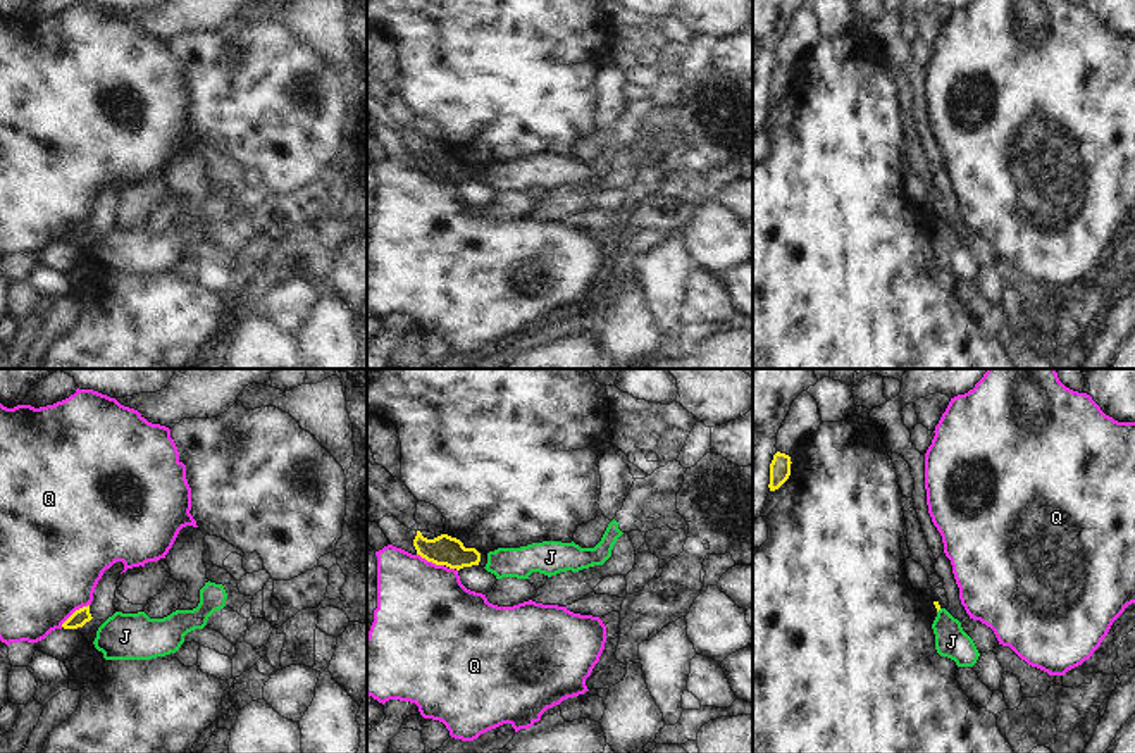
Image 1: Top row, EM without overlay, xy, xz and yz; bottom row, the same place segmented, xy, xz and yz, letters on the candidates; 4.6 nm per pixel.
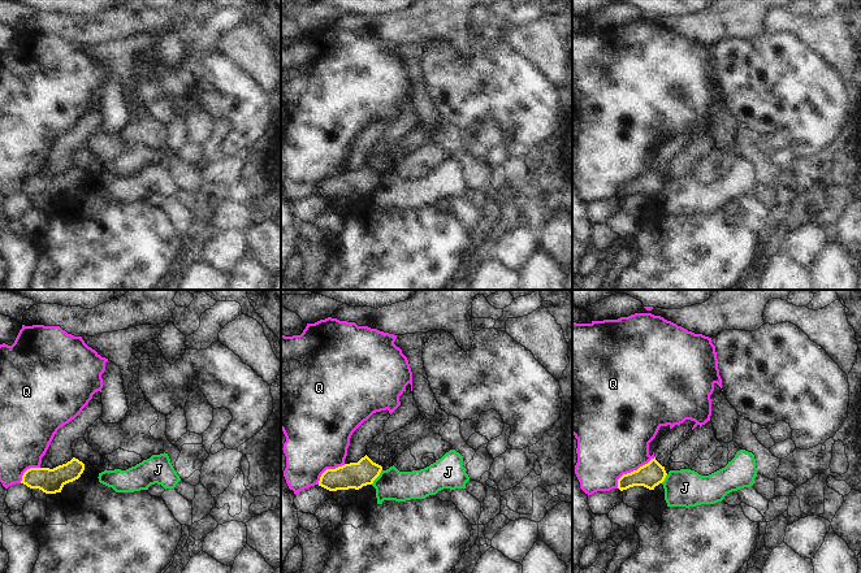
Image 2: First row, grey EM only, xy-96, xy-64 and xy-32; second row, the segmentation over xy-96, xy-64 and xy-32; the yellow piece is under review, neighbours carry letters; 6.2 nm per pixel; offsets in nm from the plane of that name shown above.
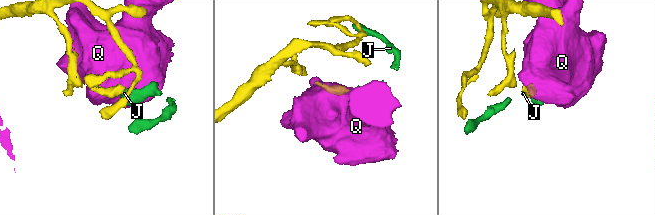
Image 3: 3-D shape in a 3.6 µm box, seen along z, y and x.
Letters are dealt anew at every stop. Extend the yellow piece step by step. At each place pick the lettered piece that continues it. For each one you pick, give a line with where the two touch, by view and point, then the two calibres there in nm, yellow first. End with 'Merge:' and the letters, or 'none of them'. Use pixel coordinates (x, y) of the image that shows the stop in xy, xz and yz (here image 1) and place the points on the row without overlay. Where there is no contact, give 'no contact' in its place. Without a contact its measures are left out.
Merge: none of them

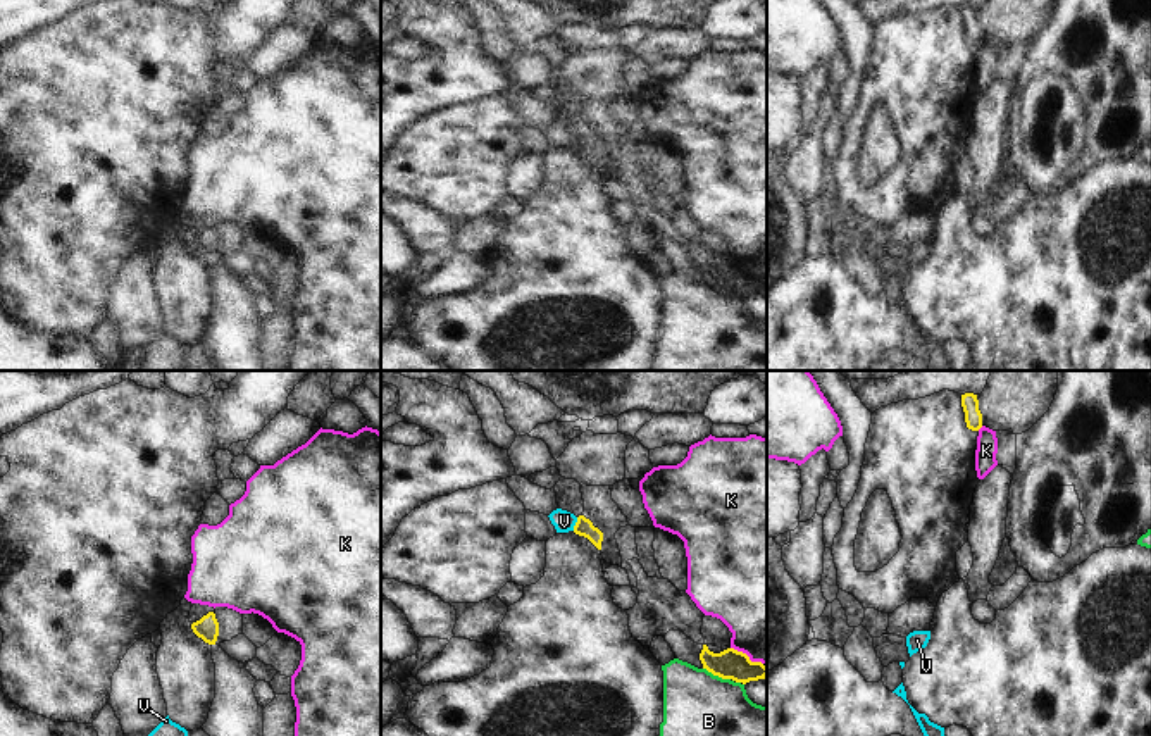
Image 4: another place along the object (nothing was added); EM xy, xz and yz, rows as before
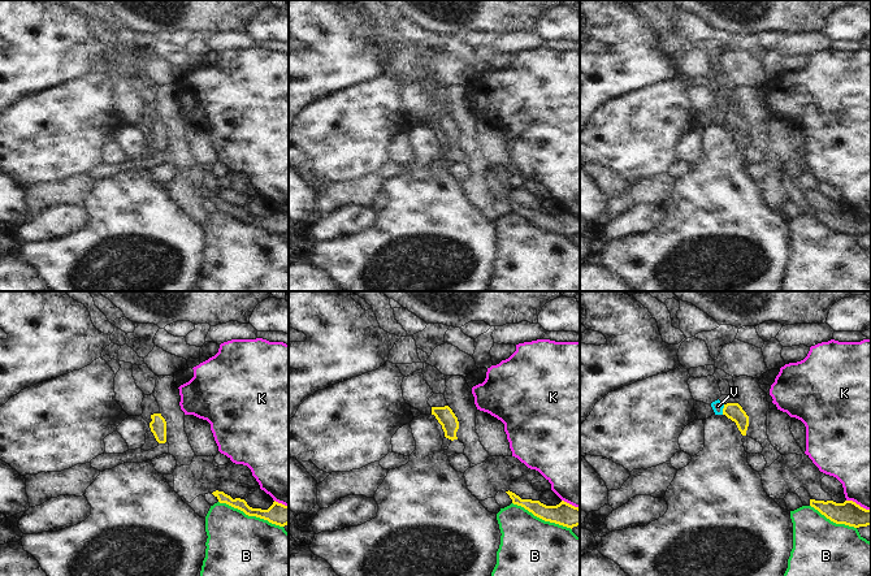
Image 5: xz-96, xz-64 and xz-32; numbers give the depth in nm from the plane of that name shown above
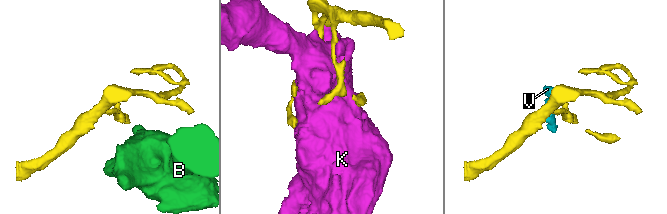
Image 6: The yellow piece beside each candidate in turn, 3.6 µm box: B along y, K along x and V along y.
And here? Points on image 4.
V: contact xz (576, 138); calibres 80 and 100 nm
Merge: V

